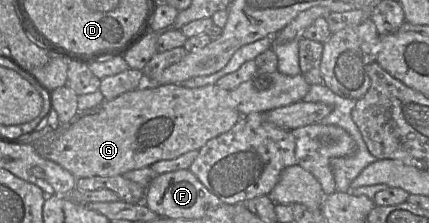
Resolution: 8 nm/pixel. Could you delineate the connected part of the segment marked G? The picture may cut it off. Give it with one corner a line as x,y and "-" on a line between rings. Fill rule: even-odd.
181,84
140,86
112,100
79,112
69,123
55,126
32,143
36,152
68,170
77,179
93,176
113,177
150,167
161,160
172,160
189,151
199,150
210,139
229,131
242,115
235,107
230,91
217,84
187,88

